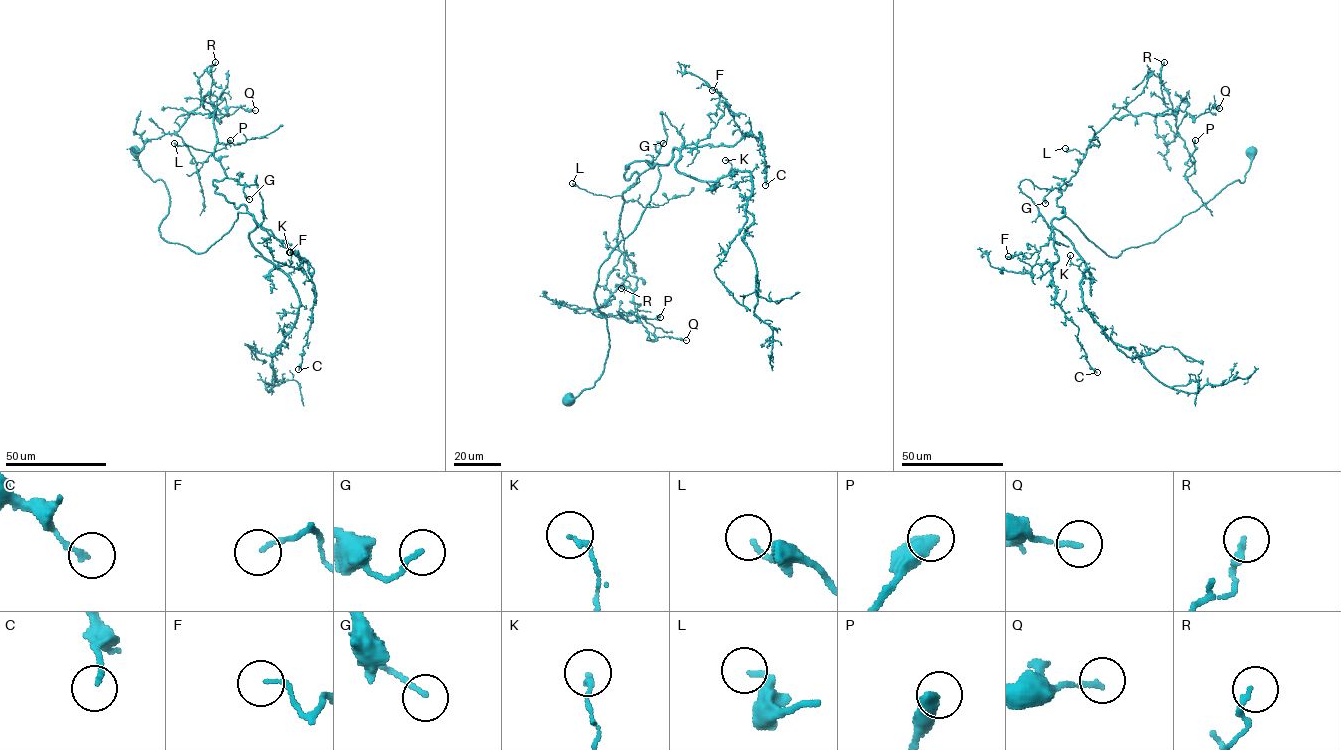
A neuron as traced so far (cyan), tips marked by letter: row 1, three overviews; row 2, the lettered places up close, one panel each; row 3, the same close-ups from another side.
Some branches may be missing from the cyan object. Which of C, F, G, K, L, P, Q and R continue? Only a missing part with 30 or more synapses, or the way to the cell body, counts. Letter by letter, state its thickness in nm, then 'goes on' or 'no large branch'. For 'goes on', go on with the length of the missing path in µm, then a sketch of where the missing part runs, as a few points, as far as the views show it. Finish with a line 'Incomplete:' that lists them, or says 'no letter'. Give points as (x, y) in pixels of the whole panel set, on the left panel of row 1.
C: calibre 160 nm; no large branch
F: calibre 140 nm; no large branch
G: calibre 160 nm; no large branch
K: calibre 160 nm; no large branch
L: calibre 150 nm; no large branch
P: calibre 550 nm; no large branch
Q: calibre 150 nm; no large branch
R: calibre 170 nm; no large branch
Incomplete: no letter

